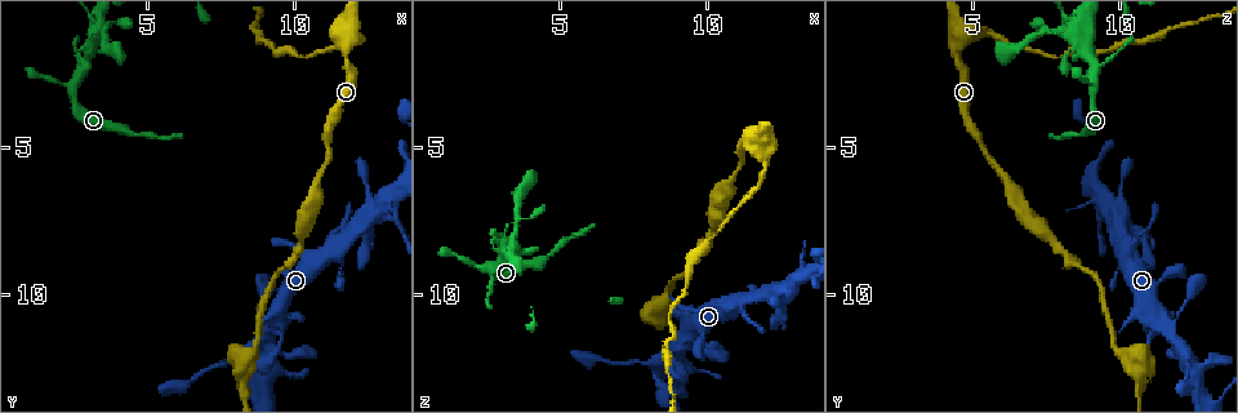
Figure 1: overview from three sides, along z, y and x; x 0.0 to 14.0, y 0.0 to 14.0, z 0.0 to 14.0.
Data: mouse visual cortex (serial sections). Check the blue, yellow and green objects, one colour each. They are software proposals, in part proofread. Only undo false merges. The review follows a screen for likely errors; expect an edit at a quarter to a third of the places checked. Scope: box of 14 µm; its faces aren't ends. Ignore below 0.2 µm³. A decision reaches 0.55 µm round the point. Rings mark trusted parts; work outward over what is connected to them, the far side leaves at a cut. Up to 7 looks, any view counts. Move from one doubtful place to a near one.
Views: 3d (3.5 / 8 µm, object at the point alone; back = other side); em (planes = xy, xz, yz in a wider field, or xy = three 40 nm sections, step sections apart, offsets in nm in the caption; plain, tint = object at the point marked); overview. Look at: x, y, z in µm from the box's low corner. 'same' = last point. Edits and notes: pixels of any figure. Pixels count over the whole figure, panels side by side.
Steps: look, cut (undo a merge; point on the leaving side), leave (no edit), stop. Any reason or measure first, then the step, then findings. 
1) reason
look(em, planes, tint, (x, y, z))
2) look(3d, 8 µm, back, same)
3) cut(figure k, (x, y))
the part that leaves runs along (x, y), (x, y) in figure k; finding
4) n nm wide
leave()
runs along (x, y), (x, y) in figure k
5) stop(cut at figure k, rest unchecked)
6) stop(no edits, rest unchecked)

three arms meet
look(3d, 3.5 µm, (3.1, 1.6, 8.7))

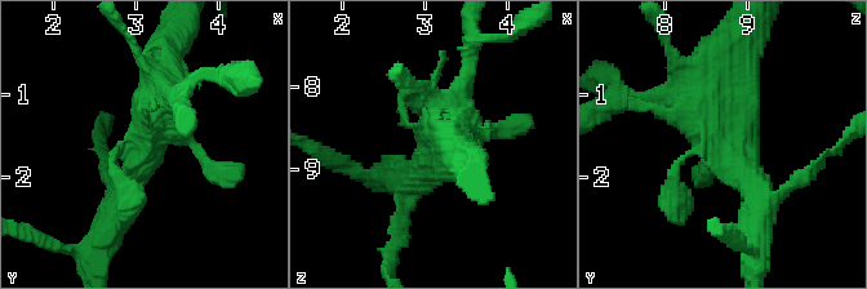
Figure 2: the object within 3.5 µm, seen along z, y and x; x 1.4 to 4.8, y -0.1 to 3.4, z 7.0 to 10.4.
look(em, planes, tint, (3.10, 1.75, 8.80))

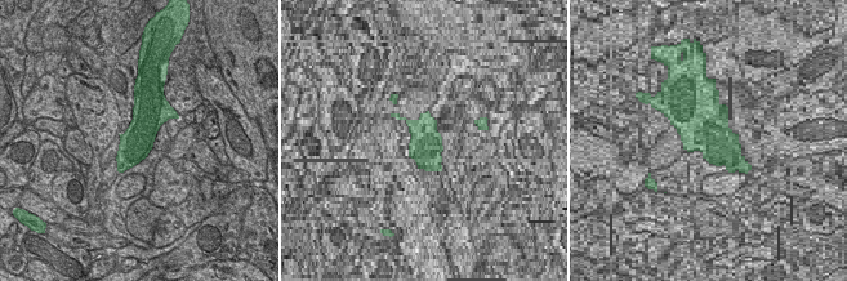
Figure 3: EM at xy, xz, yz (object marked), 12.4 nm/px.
cut it another way
look(em, xy, step 3, tint, same)

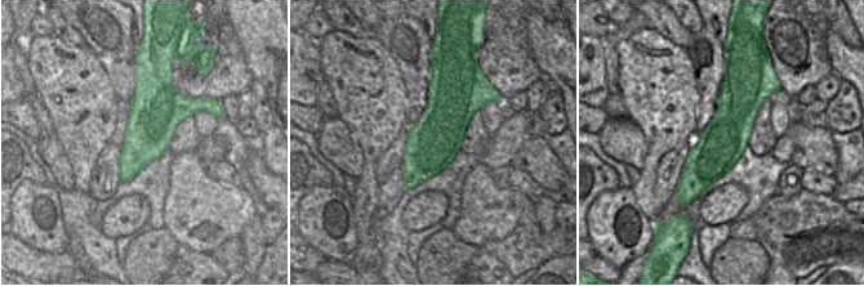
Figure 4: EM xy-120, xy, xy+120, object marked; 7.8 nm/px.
leave()
runs along (755, 223), (759, 189), (670, 101) in figure 2; continuous, no second cell

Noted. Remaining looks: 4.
look(3d, 3.5 µm, (12.0, 1.1, 5.6))

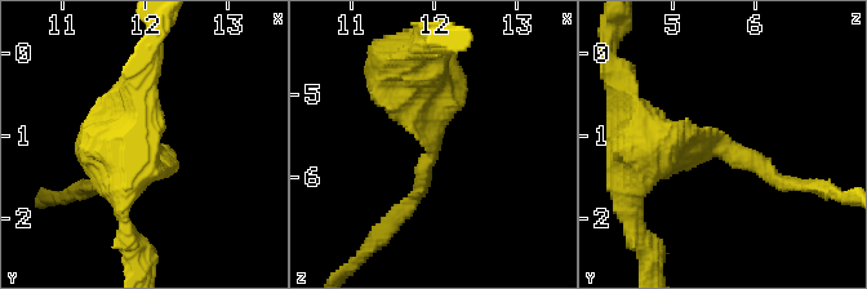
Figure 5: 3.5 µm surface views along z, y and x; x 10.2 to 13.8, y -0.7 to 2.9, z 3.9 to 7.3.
arms of 200, 500 nm
look(em, planes, tint, (12.05, 1.15, 5.55))

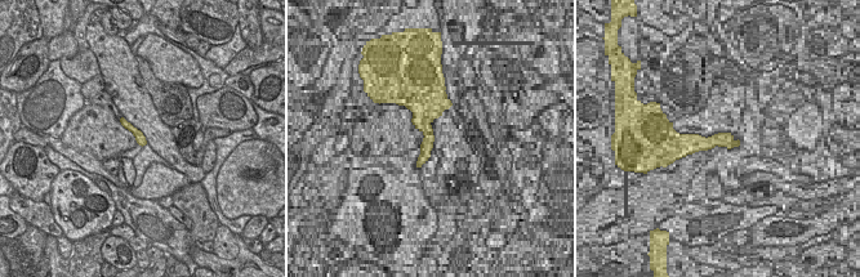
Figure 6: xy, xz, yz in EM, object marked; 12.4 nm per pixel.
leave()
runs along (124, 123), (143, 142) in figure 6; all the same cell

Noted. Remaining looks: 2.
two arms in line, one across
look(3d, 8 µm, (13.0, 6.8, 9.4))

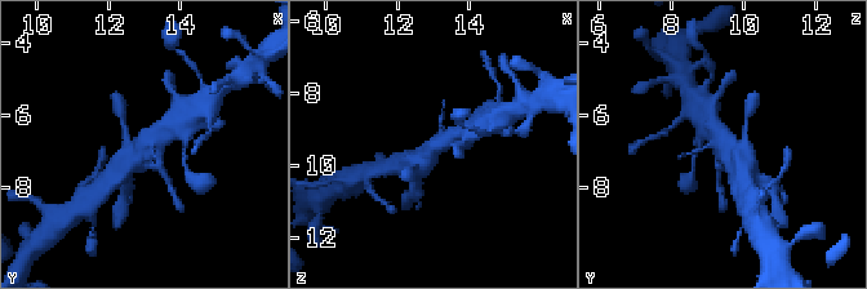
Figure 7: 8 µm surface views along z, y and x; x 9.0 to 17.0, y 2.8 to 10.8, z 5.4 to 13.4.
need the tissue
look(em, xy, step 1, tint, (13.0, 6.8, 9.5))

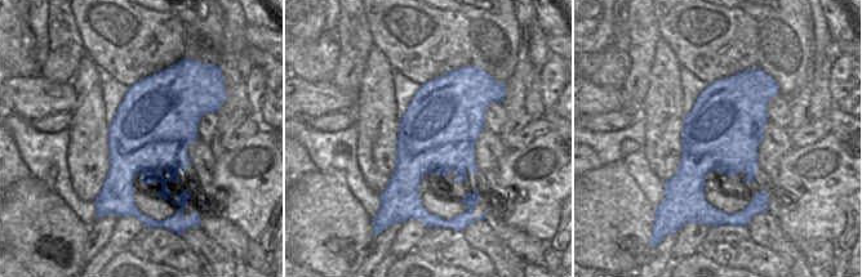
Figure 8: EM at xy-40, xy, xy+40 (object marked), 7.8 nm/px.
600 nm wide
leave()
runs along (124, 164), (174, 119) in figure 7; all the same cell

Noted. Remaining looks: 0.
stop(no edits, rest unchecked)

